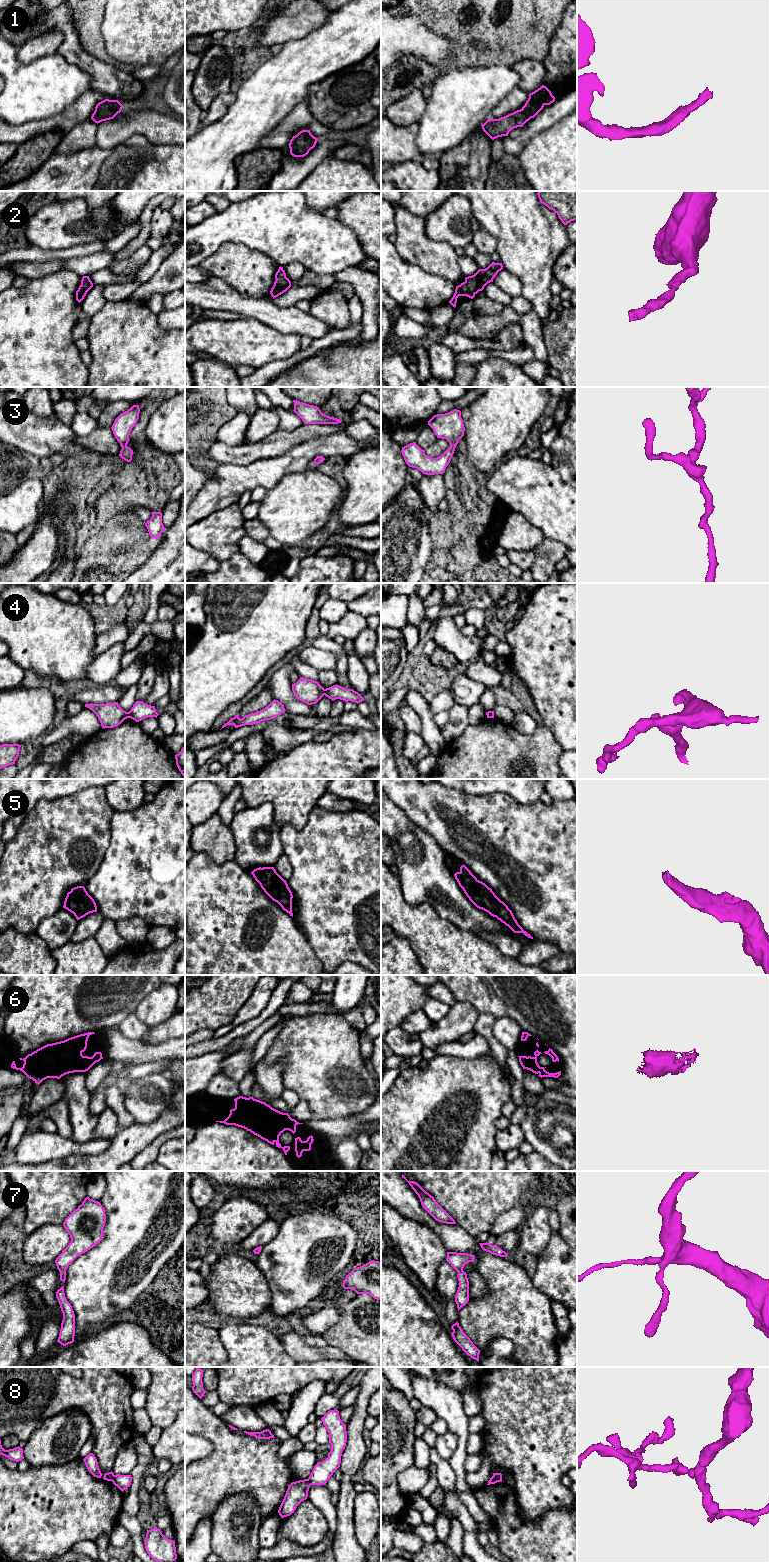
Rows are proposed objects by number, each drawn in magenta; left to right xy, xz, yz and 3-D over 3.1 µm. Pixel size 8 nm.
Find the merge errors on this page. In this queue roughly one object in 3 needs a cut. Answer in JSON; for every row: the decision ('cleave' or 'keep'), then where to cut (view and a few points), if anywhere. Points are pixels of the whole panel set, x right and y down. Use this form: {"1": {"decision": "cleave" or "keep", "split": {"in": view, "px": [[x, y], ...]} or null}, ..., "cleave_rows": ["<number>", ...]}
{"1": {"decision": "keep", "split": null}, "2": {"decision": "keep", "split": null}, "3": {"decision": "keep", "split": null}, "4": {"decision": "cleave", "split": {"in": "xy", "px": [[127, 712], [129, 717]]}}, "5": {"decision": "keep", "split": null}, "6": {"decision": "keep", "split": null}, "7": {"decision": "keep", "split": null}, "8": {"decision": "cleave", "split": {"in": "xy", "px": [[114, 1475], [111, 1480]]}}, "cleave_rows": ["4", "8"]}

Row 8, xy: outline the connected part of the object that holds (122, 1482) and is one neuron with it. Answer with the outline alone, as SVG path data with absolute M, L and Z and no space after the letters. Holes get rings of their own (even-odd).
M116 1474L114 1475L112 1482L123 1492L125 1489L130 1487L132 1482L132 1477L131 1475Z

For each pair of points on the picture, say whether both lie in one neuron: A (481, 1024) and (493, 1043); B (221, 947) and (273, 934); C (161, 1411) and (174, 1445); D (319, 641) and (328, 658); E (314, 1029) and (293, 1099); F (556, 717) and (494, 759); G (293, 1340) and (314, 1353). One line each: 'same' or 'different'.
A: same
B: same
C: different
D: different
E: different
F: different
G: same

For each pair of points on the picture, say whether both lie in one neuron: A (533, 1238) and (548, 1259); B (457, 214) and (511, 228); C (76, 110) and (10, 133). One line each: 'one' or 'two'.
A: two
B: two
C: one

